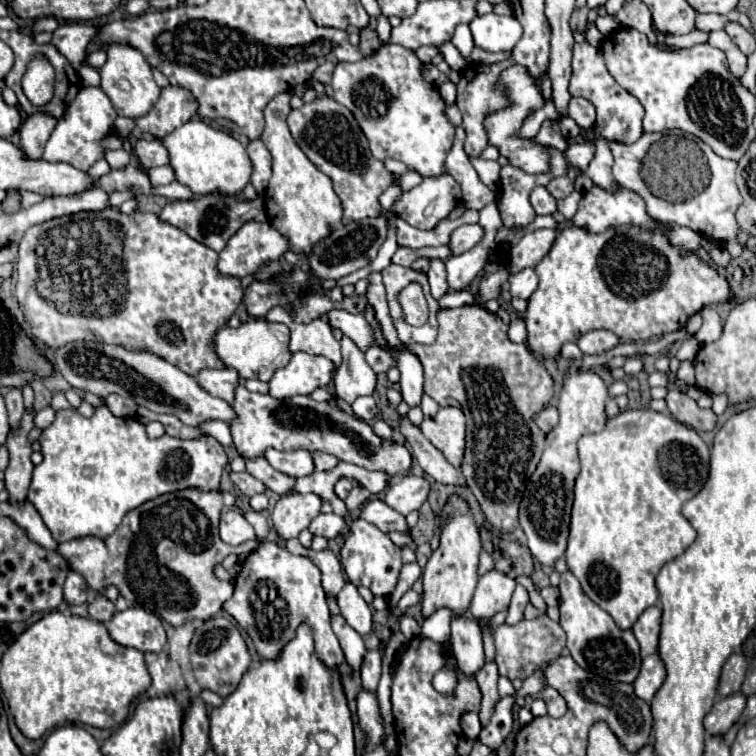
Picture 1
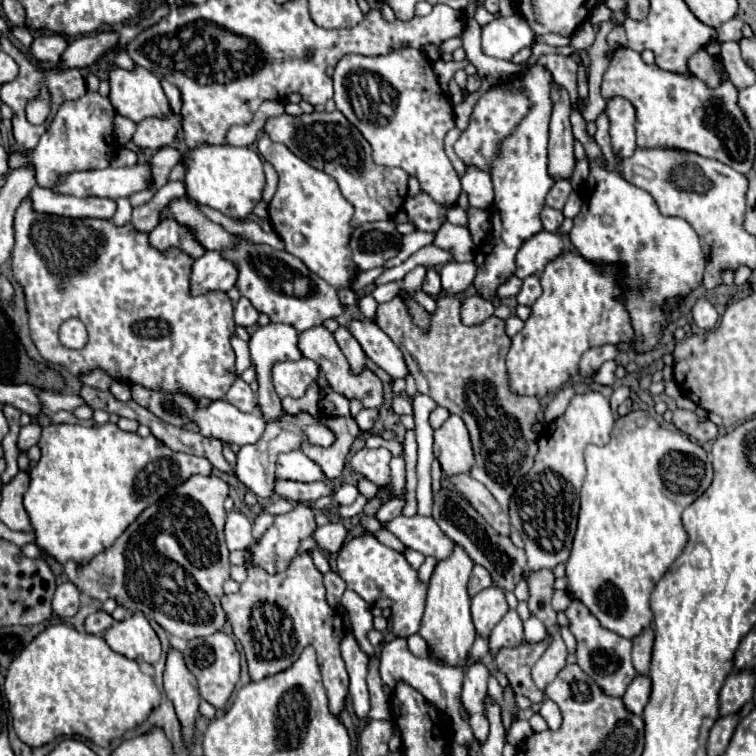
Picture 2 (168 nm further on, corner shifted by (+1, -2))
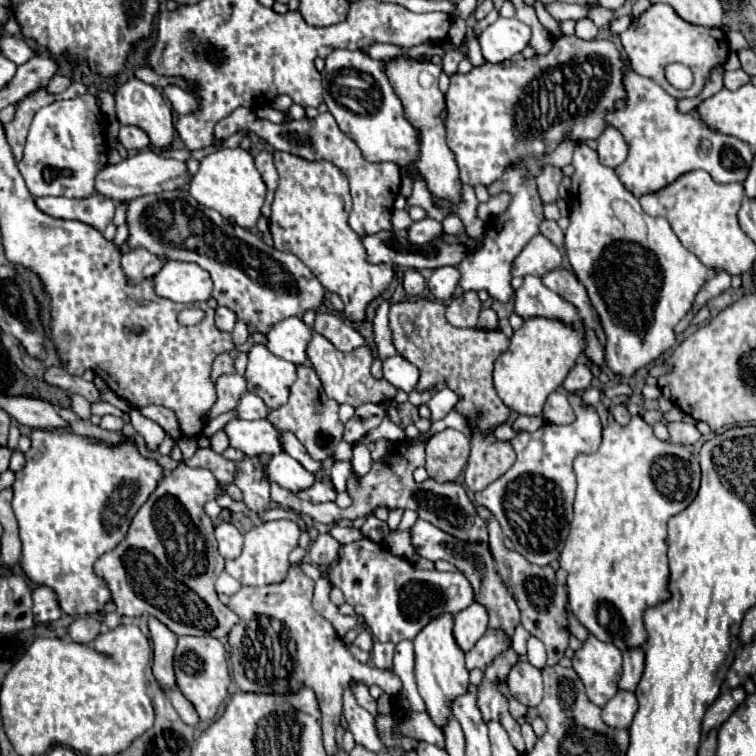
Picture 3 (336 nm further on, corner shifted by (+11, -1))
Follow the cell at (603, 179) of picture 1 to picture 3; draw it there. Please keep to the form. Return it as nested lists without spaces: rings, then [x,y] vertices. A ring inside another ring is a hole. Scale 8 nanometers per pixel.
[[[629,61],[623,65],[623,87],[627,91],[626,107],[609,111],[605,119],[608,125],[623,133],[629,145],[629,157],[615,169],[615,173],[635,197],[659,191],[679,175],[693,169],[707,171],[717,183],[745,181],[753,159],[753,151],[745,141],[733,135],[721,135],[701,119],[697,109],[681,113],[679,99],[673,99],[673,95],[663,91],[651,79],[637,75],[629,67]]]

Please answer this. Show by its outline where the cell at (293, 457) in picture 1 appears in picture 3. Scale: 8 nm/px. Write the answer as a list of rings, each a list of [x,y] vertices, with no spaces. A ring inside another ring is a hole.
[[[281,451],[281,455],[273,455],[267,465],[267,477],[269,481],[297,493],[301,489],[307,489],[315,483],[315,475],[309,473],[297,459]]]

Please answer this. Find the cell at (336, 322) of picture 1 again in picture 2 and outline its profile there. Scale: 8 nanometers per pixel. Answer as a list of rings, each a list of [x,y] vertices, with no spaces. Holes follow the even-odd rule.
[[[353,320],[347,328],[359,340],[365,354],[377,366],[381,366],[389,376],[393,376],[393,378],[407,378],[409,376],[409,370],[407,370],[401,350],[391,342],[391,338],[375,322]]]

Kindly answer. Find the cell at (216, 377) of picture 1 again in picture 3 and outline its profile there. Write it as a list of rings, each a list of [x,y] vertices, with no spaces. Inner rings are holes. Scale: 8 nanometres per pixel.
[[[245,391],[241,395],[239,405],[237,405],[235,411],[237,411],[239,419],[265,419],[269,415],[269,409],[265,407],[265,403],[249,391]]]

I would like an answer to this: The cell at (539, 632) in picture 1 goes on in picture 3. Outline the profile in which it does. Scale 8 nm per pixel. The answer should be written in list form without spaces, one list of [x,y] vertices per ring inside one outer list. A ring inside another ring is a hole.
[[[517,661],[507,675],[509,693],[527,707],[537,707],[543,699],[541,671],[529,661]]]

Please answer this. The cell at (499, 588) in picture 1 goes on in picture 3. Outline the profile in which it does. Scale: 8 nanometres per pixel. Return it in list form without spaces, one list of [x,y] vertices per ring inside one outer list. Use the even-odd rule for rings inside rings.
[[[473,601],[465,611],[459,611],[455,615],[455,627],[453,627],[453,635],[457,645],[467,653],[487,631],[487,623],[489,623],[489,615],[485,611],[485,607],[481,607],[481,603]]]

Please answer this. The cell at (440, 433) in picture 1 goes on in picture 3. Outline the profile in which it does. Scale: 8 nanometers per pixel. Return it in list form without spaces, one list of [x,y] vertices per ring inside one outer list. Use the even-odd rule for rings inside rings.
[[[457,429],[435,433],[425,445],[425,469],[437,483],[455,481],[469,459],[469,437]]]

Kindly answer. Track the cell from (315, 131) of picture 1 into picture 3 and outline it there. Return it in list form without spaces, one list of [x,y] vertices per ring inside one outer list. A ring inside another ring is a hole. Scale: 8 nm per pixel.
[[[239,107],[229,117],[221,119],[215,125],[215,137],[227,139],[235,135],[237,131],[255,133],[257,137],[265,139],[273,149],[287,151],[291,155],[303,157],[307,161],[329,161],[337,169],[341,169],[349,181],[353,209],[349,213],[349,225],[357,235],[371,235],[383,229],[391,229],[391,213],[393,213],[393,201],[399,195],[401,187],[401,171],[395,163],[369,163],[363,159],[361,149],[349,139],[335,123],[333,115],[323,113],[315,119],[301,119],[301,121],[287,121],[281,125],[271,123],[269,119],[261,119],[253,109]]]

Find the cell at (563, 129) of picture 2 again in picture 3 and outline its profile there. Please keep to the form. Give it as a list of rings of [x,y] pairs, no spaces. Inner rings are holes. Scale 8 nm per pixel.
[[[553,165],[541,167],[541,173],[537,175],[535,181],[537,181],[537,189],[543,203],[557,201],[557,189],[559,189],[561,179],[563,179],[563,171],[559,167],[553,167]]]

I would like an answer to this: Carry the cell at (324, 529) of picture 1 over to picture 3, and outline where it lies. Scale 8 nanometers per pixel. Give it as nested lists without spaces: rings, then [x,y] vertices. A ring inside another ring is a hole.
[[[319,533],[319,537],[311,543],[309,559],[311,559],[315,565],[331,565],[333,561],[337,561],[339,547],[341,547],[341,545],[339,545],[329,533]]]

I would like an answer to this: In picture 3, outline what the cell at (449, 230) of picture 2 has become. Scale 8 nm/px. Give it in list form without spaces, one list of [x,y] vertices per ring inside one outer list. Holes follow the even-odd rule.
[[[421,219],[421,221],[415,221],[411,227],[409,227],[409,239],[411,243],[415,245],[425,245],[425,243],[431,243],[433,239],[437,239],[437,235],[443,233],[443,227],[439,221],[435,219]]]

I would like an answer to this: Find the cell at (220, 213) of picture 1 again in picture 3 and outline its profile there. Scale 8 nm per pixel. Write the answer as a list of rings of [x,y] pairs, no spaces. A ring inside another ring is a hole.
[[[137,247],[137,251],[129,249],[121,257],[121,267],[131,283],[157,275],[157,271],[161,271],[161,267],[165,263],[167,263],[167,259],[157,259],[157,255],[153,255],[151,251],[145,251],[143,247]]]

